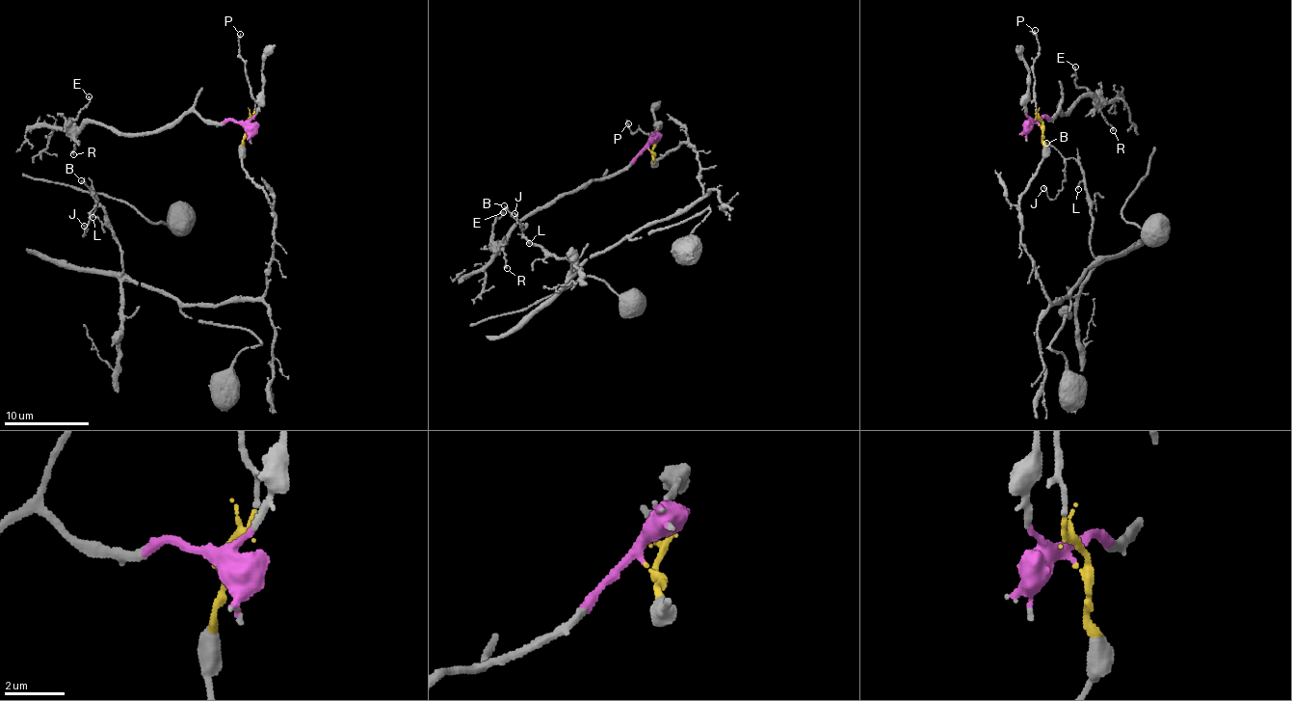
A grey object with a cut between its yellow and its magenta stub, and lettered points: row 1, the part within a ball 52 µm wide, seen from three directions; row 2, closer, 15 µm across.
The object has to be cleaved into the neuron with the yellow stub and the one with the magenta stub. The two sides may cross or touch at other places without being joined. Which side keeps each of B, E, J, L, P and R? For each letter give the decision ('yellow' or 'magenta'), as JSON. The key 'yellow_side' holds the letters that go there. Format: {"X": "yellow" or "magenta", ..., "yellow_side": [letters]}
{"B": "yellow", "E": "magenta", "J": "yellow", "L": "yellow", "P": "yellow", "R": "magenta", "yellow_side": ["B", "J", "L", "P"]}

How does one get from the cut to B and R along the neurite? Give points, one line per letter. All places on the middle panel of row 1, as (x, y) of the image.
B: (648, 150), (656, 162), (688, 144), (704, 192), (575, 268), (566, 256), (532, 242), (504, 206)
R: (648, 150), (637, 153), (602, 179), (584, 182), (566, 194), (538, 206), (512, 230), (503, 251), (506, 267)

